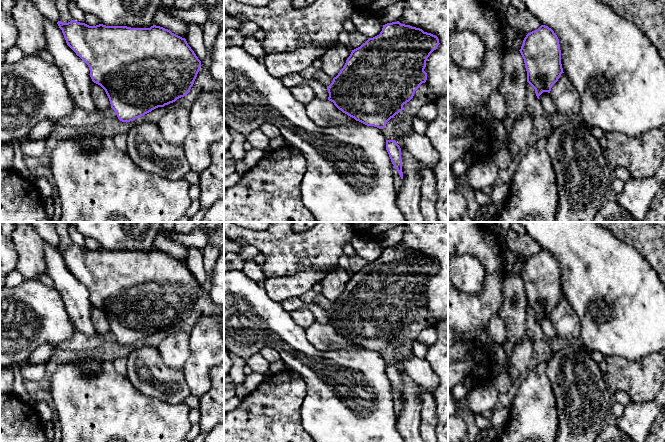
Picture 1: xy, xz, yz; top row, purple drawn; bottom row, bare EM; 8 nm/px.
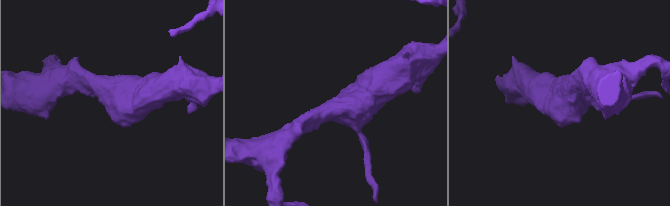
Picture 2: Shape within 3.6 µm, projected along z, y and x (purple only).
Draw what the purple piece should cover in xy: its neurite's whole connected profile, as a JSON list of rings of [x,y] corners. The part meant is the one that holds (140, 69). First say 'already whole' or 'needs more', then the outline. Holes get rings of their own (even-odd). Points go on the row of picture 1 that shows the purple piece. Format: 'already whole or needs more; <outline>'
needs more; [[[75,20],[57,24],[67,45],[89,67],[91,97],[97,110],[112,108],[122,122],[133,121],[186,96],[201,67],[186,39],[160,26],[89,26]]]

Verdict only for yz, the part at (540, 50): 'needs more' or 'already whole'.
already whole

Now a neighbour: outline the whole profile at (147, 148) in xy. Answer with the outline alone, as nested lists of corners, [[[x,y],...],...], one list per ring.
[[[155,122],[131,127],[127,153],[137,166],[152,175],[178,180],[190,171],[183,147],[167,142]]]

